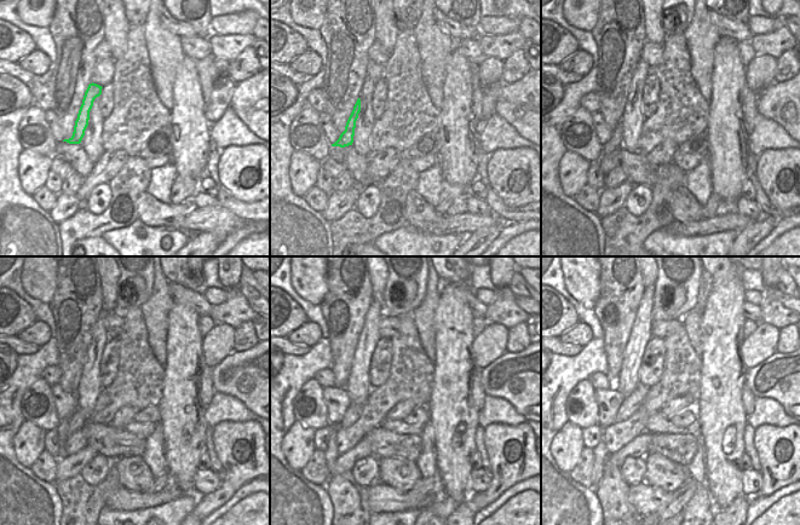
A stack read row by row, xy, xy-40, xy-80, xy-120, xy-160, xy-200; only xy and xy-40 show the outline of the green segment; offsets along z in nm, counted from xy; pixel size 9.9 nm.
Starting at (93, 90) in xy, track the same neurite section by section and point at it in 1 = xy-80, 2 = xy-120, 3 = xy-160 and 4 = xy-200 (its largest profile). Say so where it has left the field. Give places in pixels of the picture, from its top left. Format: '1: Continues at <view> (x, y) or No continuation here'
1: Continues at xy-80 (615, 142)
2: Continues at xy-120 (62, 428)
3: Continues at xy-160 (332, 454)
4: Continues at xy-200 (600, 453)

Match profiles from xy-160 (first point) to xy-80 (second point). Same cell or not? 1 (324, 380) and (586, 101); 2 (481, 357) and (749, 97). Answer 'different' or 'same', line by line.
1: same
2: different

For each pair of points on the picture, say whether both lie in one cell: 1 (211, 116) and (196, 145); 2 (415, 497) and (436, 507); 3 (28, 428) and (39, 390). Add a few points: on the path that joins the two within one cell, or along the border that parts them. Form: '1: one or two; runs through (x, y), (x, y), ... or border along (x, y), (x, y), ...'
1: two; border along (203, 103), (203, 116), (208, 122)
2: two; border along (445, 496), (437, 498)
3: two; border along (26, 420), (45, 431)

